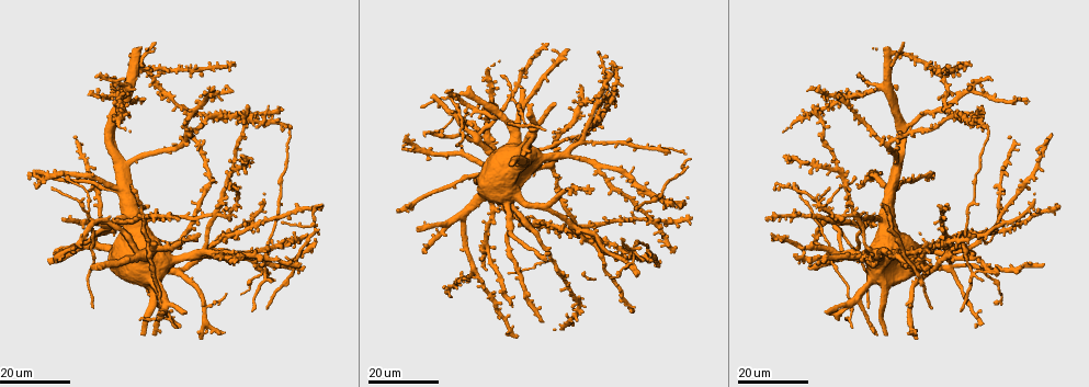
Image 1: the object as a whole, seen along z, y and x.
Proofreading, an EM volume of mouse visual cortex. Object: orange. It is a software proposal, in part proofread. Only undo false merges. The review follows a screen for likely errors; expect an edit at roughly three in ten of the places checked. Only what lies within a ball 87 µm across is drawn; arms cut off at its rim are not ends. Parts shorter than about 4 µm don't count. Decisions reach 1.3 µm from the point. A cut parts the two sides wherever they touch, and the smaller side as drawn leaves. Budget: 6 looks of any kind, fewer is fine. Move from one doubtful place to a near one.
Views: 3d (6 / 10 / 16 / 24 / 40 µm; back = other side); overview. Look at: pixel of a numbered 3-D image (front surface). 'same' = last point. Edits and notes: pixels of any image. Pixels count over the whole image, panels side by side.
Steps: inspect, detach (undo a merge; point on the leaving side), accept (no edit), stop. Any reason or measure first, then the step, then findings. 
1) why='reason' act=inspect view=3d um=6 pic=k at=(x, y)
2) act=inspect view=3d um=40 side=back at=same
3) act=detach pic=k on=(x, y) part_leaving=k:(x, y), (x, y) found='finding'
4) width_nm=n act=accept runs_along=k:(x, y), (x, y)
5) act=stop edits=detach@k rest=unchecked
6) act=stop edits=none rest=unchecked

why='three arms meet' act=inspect view=3d um=24 pic=1 at=(296, 227)

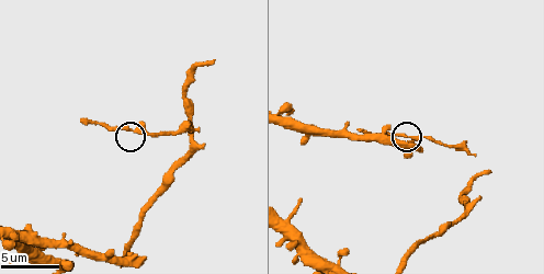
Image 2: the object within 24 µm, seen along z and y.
act=inspect view=3d um=10 pic=2 at=(129, 131)

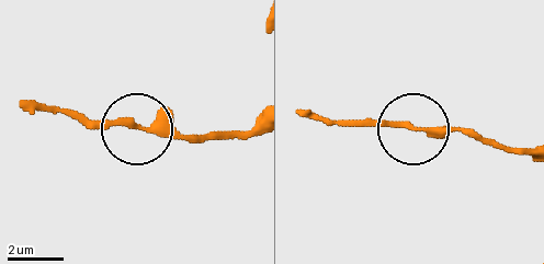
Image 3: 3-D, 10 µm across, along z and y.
arms=3 act=accept found='all the same neuron'

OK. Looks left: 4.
act=inspect view=3d um=24 pic=1 at=(135, 252)

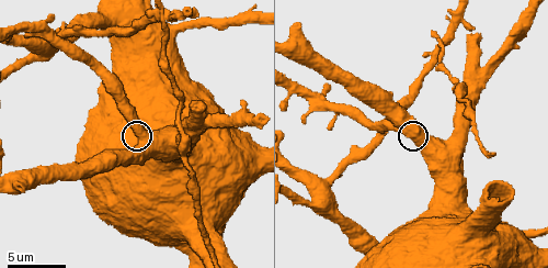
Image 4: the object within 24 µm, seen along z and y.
act=inspect view=3d um=6 pic=4 at=(139, 137)

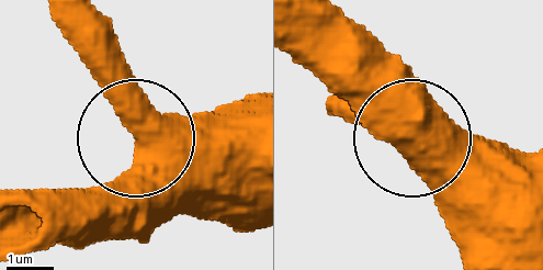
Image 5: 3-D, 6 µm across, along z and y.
act=accept found='continuous, no second neuron'

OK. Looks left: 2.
act=inspect view=3d um=16 pic=1 at=(983, 239)

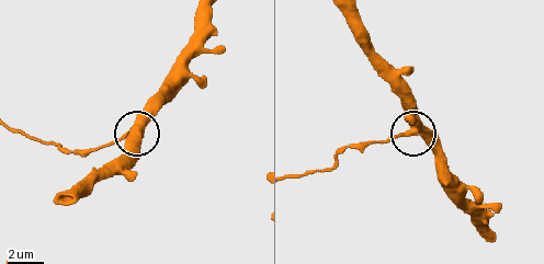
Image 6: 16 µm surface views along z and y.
act=inspect view=3d um=10 pic=6 at=(408, 131)

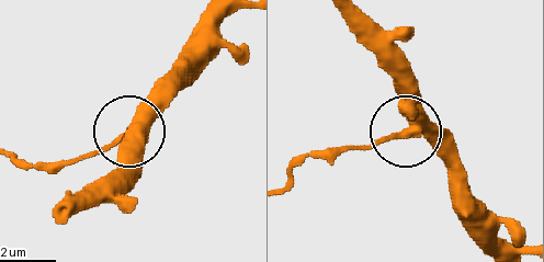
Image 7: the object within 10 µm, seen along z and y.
act=accept found='one neuron here'

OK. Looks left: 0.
act=stop edits=none rest=unchecked

